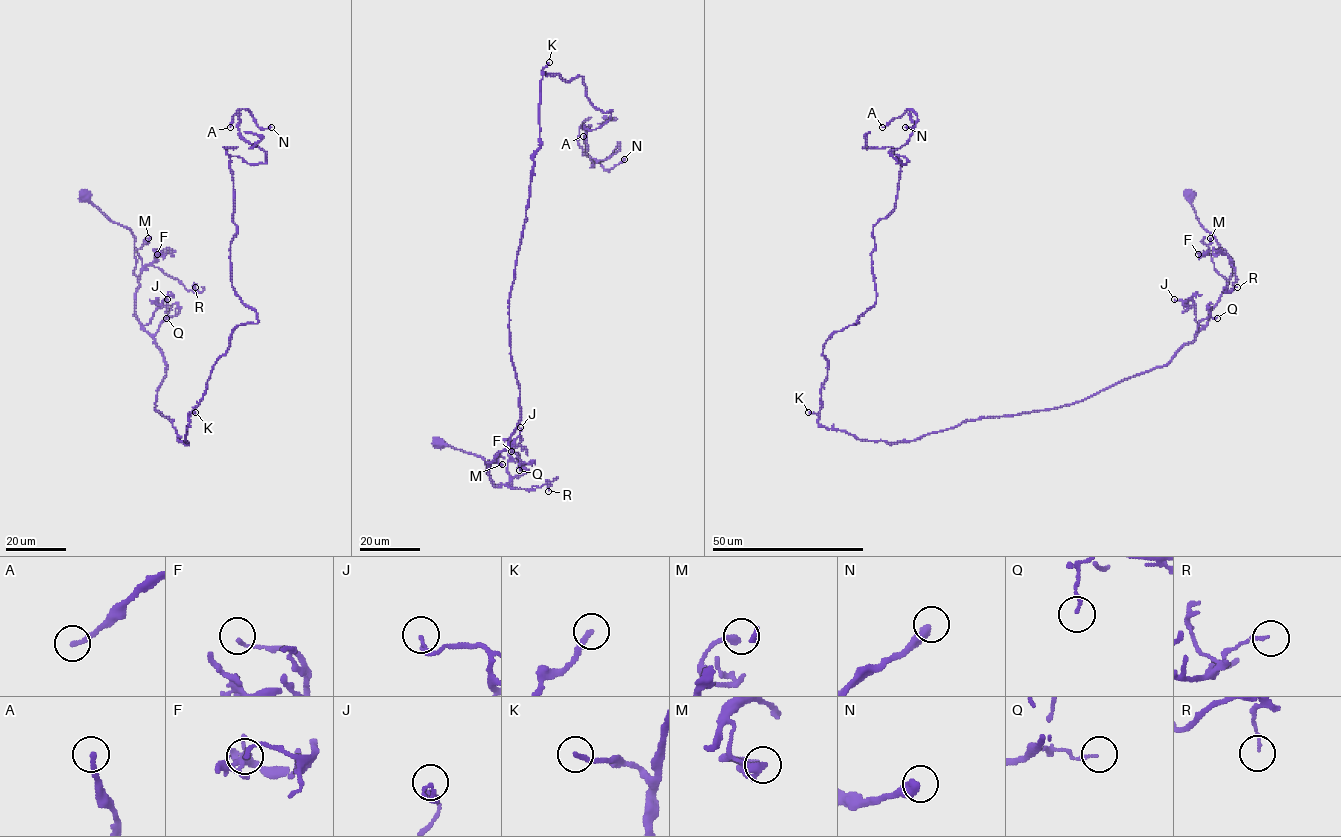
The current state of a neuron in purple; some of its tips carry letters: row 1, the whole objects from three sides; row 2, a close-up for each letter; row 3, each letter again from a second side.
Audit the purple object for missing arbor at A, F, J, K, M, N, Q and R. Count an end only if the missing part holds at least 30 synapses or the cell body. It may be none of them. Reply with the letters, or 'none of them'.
K

